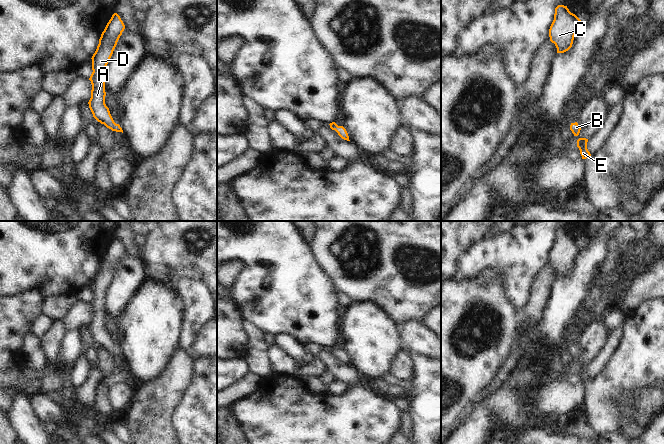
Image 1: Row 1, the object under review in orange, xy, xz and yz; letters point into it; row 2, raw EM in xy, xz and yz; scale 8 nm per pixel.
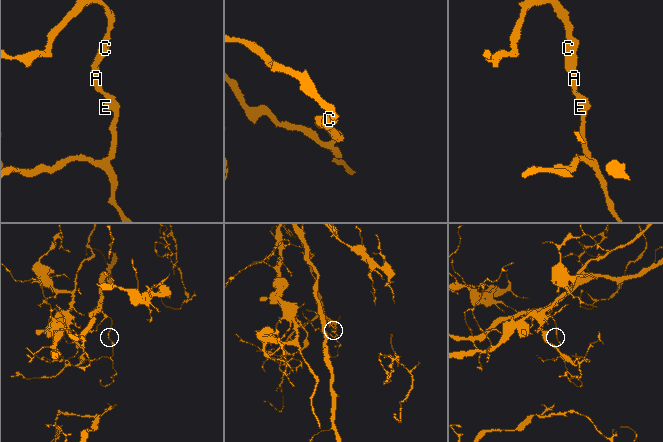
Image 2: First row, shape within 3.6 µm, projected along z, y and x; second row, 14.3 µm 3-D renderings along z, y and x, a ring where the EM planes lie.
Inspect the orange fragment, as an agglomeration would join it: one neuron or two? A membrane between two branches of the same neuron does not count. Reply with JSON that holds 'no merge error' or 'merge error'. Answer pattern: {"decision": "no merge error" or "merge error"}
{"decision": "no merge error"}

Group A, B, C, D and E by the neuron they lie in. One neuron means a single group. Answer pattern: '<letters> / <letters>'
A B C D E

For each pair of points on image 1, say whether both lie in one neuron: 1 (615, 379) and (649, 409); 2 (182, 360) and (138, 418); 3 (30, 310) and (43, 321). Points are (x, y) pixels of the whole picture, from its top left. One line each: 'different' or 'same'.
1: same
2: same
3: different

